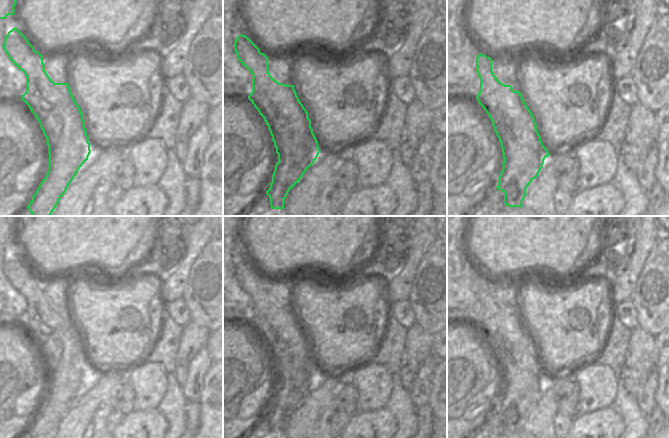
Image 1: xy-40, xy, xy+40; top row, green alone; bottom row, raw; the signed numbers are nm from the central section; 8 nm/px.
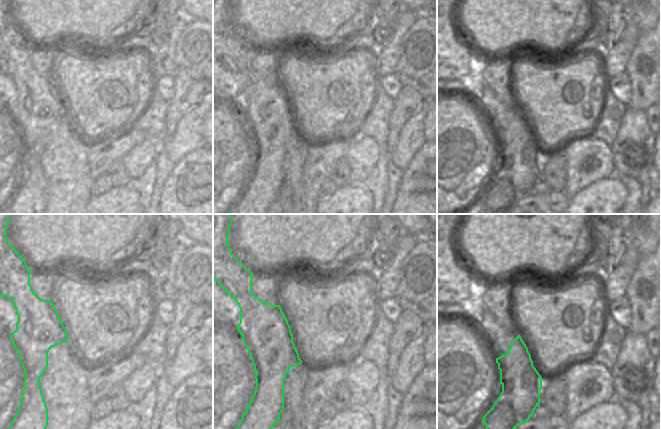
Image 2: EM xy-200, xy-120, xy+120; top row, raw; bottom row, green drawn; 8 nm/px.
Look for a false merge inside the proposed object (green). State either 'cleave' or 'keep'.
cleave

